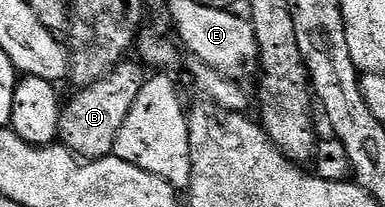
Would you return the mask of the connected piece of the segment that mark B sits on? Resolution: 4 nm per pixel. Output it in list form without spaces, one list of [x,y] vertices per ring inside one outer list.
[[[119,62],[112,73],[96,80],[96,84],[81,87],[74,92],[78,94],[71,96],[70,103],[61,107],[57,141],[79,158],[89,160],[113,155],[116,136],[120,136],[120,128],[124,128],[124,120],[128,120],[128,112],[132,112],[132,104],[136,104],[136,96],[140,96],[144,81],[143,67],[134,62]]]

